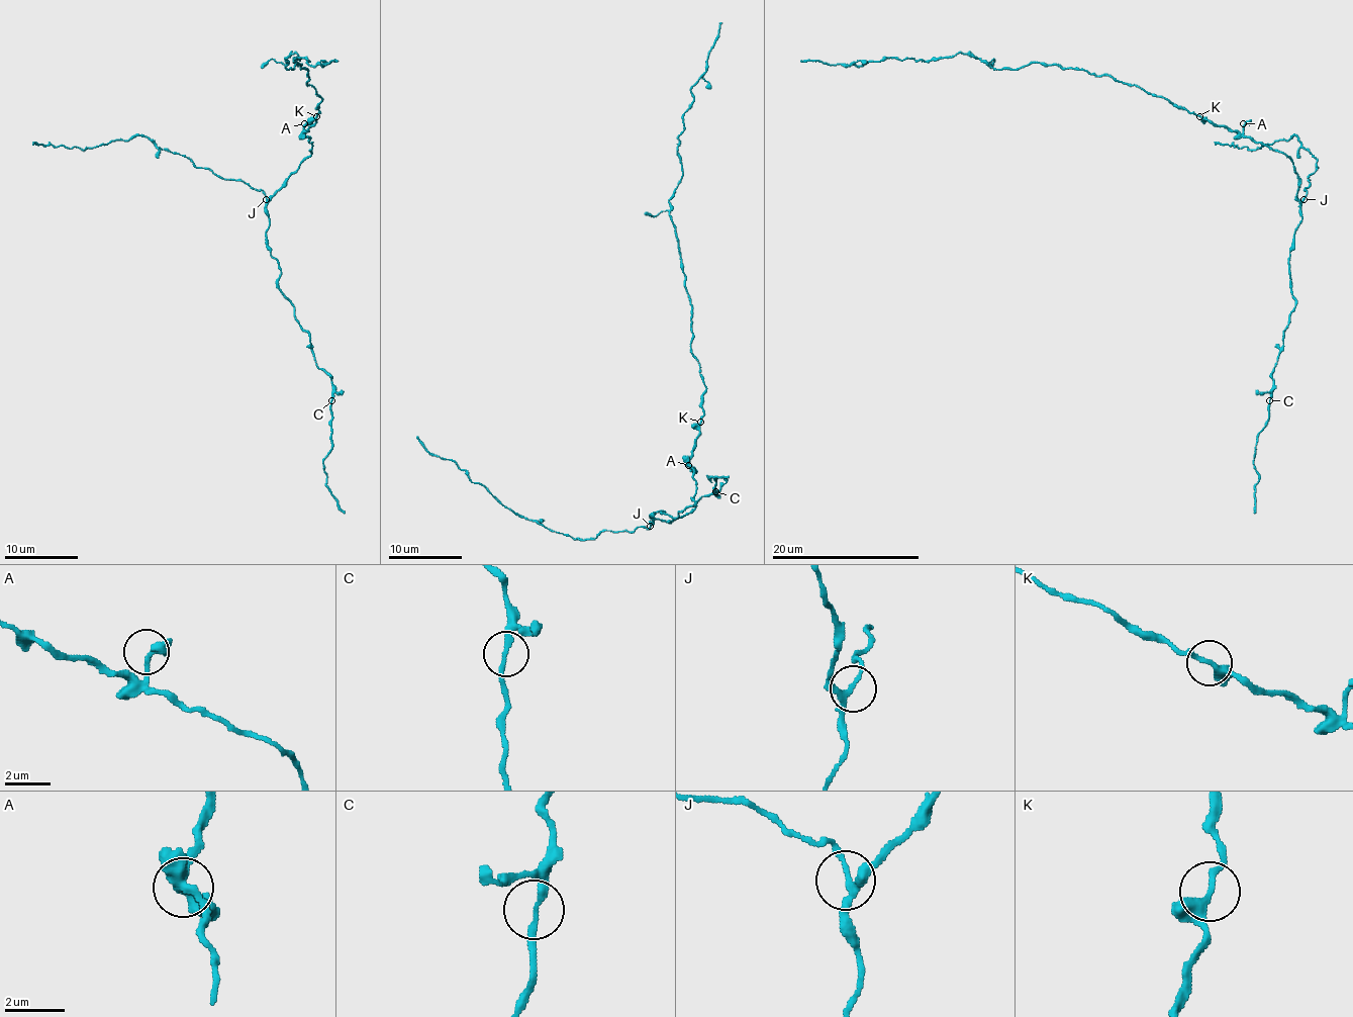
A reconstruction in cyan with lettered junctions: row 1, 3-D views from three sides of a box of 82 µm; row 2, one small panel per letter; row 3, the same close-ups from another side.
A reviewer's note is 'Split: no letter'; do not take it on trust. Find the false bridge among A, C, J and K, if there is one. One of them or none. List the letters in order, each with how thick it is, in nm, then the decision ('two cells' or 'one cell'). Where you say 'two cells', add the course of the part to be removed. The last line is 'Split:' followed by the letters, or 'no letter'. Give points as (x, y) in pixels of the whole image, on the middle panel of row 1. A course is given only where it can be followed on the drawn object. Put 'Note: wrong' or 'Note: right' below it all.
A: calibre 280 nm; one cell
C: calibre 240 nm; one cell
J: calibre 180 nm; one cell
K: calibre 280 nm; one cell
Split: no letter
Note: right

